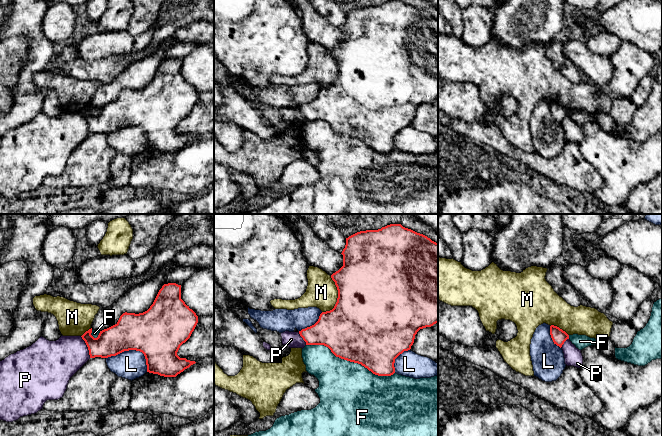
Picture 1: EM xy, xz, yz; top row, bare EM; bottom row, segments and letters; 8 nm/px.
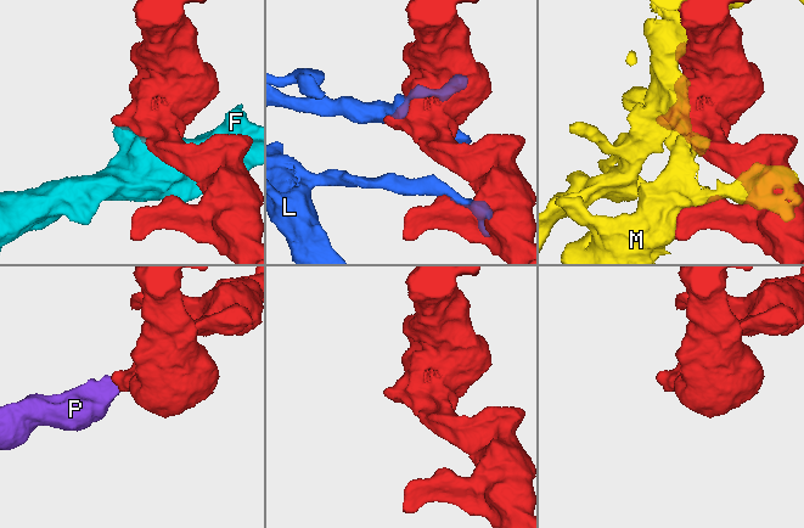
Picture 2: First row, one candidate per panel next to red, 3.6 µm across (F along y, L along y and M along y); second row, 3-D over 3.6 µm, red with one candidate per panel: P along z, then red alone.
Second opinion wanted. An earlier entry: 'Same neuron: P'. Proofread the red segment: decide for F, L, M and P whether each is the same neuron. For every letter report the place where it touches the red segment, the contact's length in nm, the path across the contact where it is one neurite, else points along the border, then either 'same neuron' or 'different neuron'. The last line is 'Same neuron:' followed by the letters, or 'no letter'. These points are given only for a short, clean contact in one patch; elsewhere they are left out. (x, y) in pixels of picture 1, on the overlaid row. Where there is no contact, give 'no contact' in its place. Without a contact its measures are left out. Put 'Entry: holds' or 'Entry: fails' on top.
Entry: fails
F: contact xz (350, 361); length 750 nm; different neuron
L: contact xy (133, 349); length 360 nm; different neuron
M: contact xz (338, 297); length 300 nm; different neuron
P: contact xy (87, 346); length 190 nm; border xy (80, 336), (87, 347), (90, 357); different neuron
Same neuron: no letter

